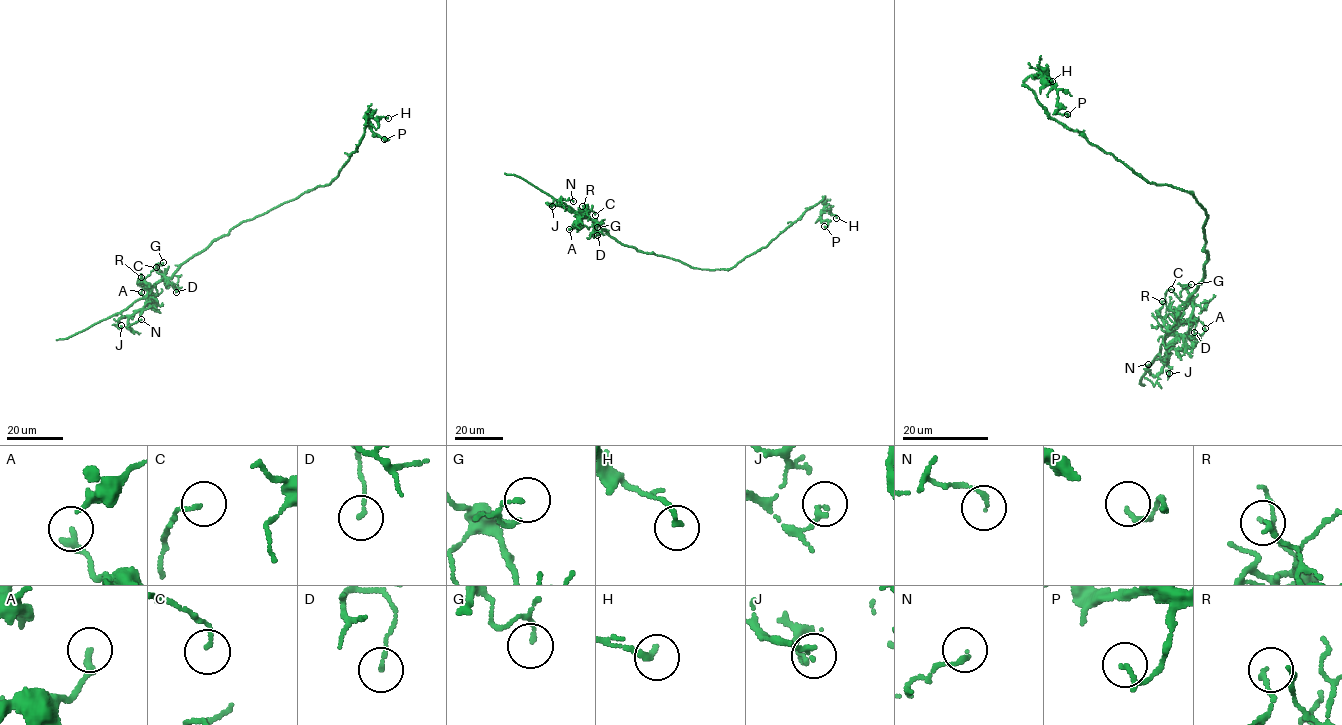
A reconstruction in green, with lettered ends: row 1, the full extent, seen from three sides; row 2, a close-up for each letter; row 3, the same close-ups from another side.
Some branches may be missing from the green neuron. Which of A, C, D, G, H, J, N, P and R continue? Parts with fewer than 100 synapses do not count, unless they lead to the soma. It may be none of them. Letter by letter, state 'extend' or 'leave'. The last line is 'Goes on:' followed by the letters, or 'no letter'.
A: leave
C: leave
D: leave
G: leave
H: leave
J: leave
N: leave
P: leave
R: leave
Goes on: no letter

